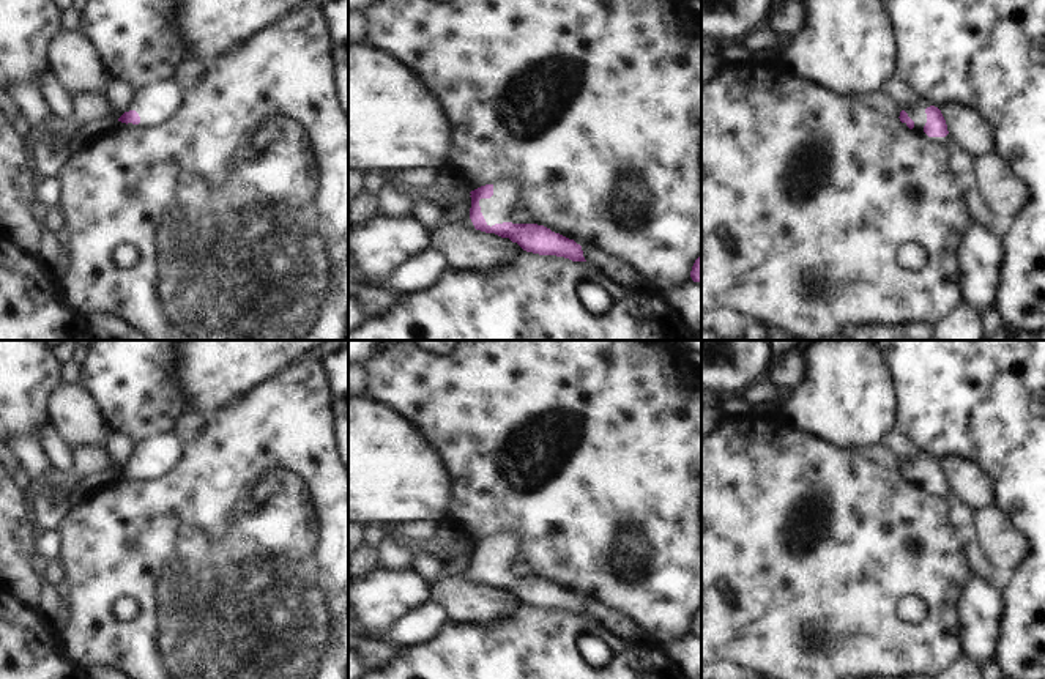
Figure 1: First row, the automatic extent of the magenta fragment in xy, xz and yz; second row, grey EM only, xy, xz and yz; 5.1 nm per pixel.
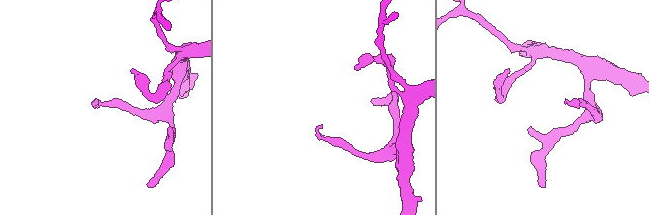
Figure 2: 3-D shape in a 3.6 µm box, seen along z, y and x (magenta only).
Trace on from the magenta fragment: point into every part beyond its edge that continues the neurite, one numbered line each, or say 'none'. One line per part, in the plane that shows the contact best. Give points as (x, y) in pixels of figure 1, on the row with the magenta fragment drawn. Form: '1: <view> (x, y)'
1: xz (498, 208)

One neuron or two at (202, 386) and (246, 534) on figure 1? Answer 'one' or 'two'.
two

